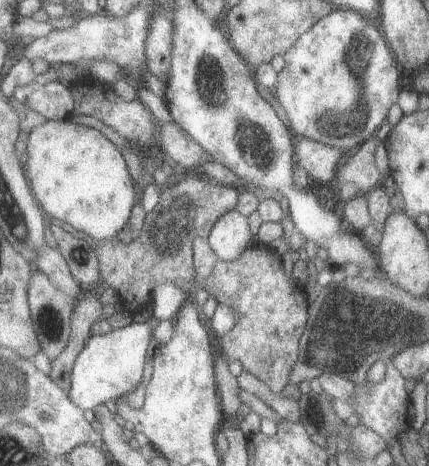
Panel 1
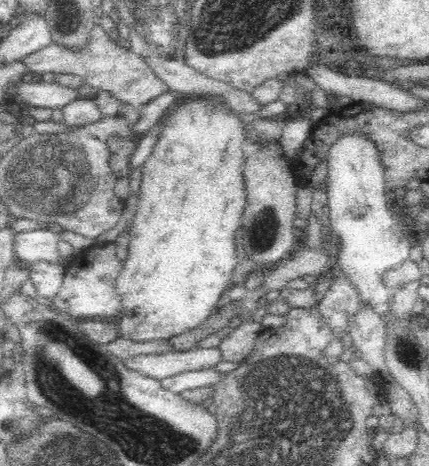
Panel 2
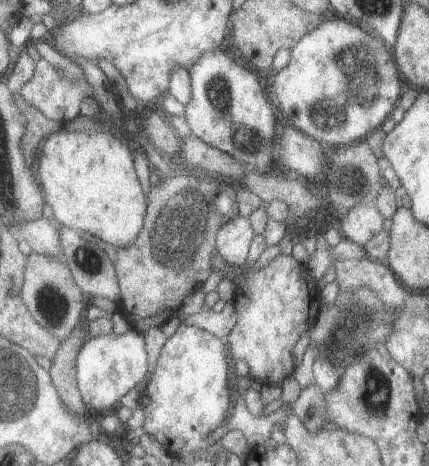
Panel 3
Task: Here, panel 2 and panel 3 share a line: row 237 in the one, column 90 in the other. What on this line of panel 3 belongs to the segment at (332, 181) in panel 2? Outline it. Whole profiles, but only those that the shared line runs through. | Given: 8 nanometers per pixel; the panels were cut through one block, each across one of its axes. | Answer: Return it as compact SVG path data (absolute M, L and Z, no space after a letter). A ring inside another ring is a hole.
M131 330L129 334L109 334L109 336L89 336L79 354L79 388L89 408L115 412L119 408L119 400L129 394L149 372L149 354L145 336L139 330Z

